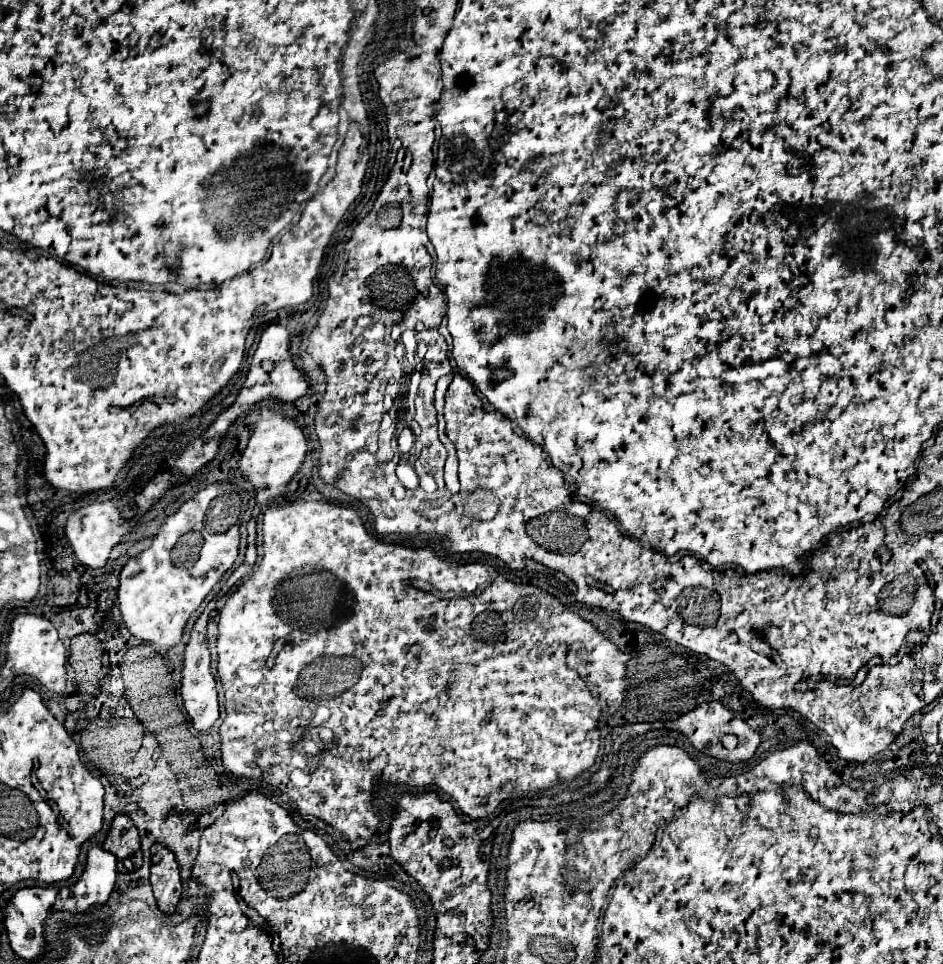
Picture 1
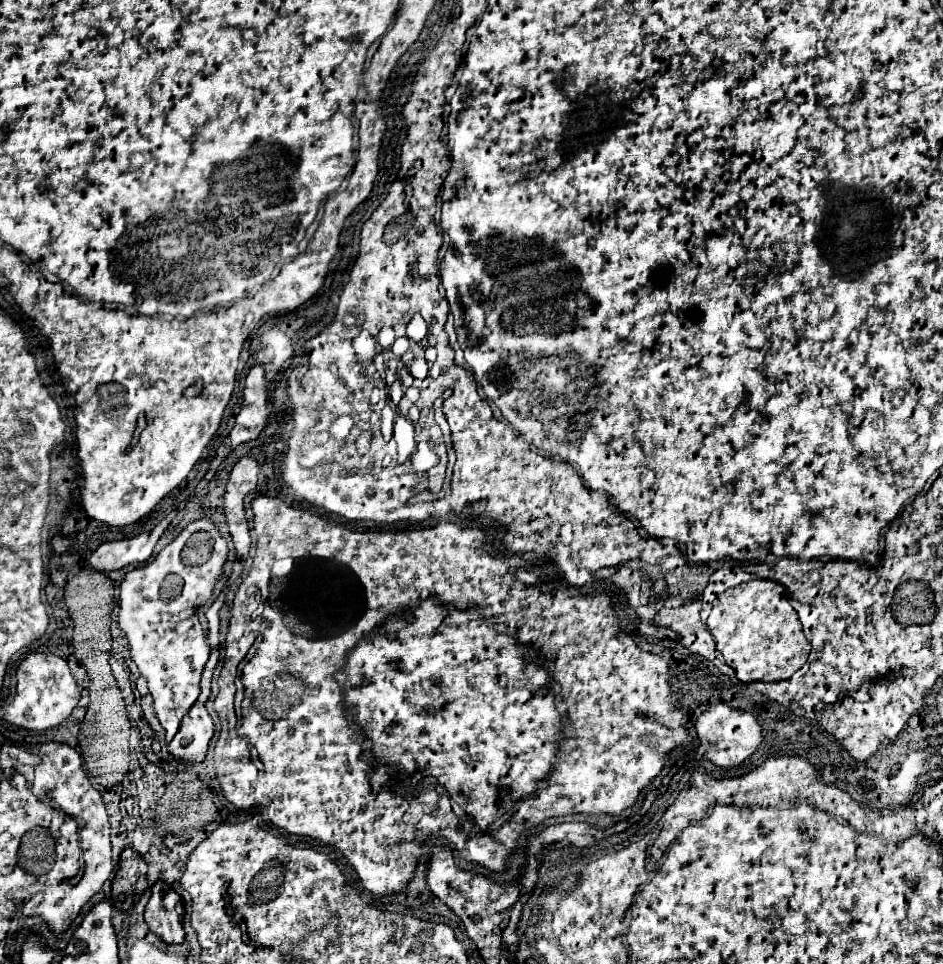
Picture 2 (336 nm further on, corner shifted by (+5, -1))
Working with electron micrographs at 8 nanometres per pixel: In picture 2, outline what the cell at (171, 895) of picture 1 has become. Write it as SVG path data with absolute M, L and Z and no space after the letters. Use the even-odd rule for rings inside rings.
M156 882L152 886L152 898L148 900L144 920L148 928L166 944L184 942L184 928L176 910L178 904L180 896L166 882Z

